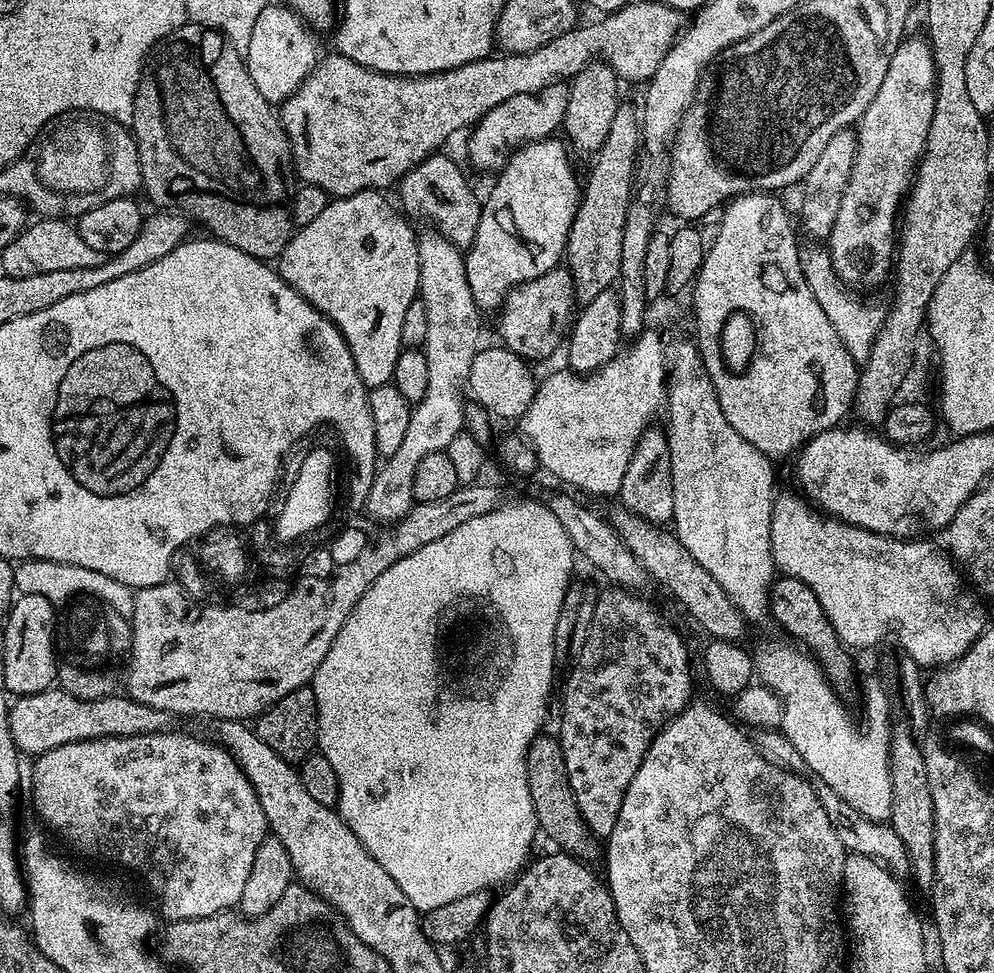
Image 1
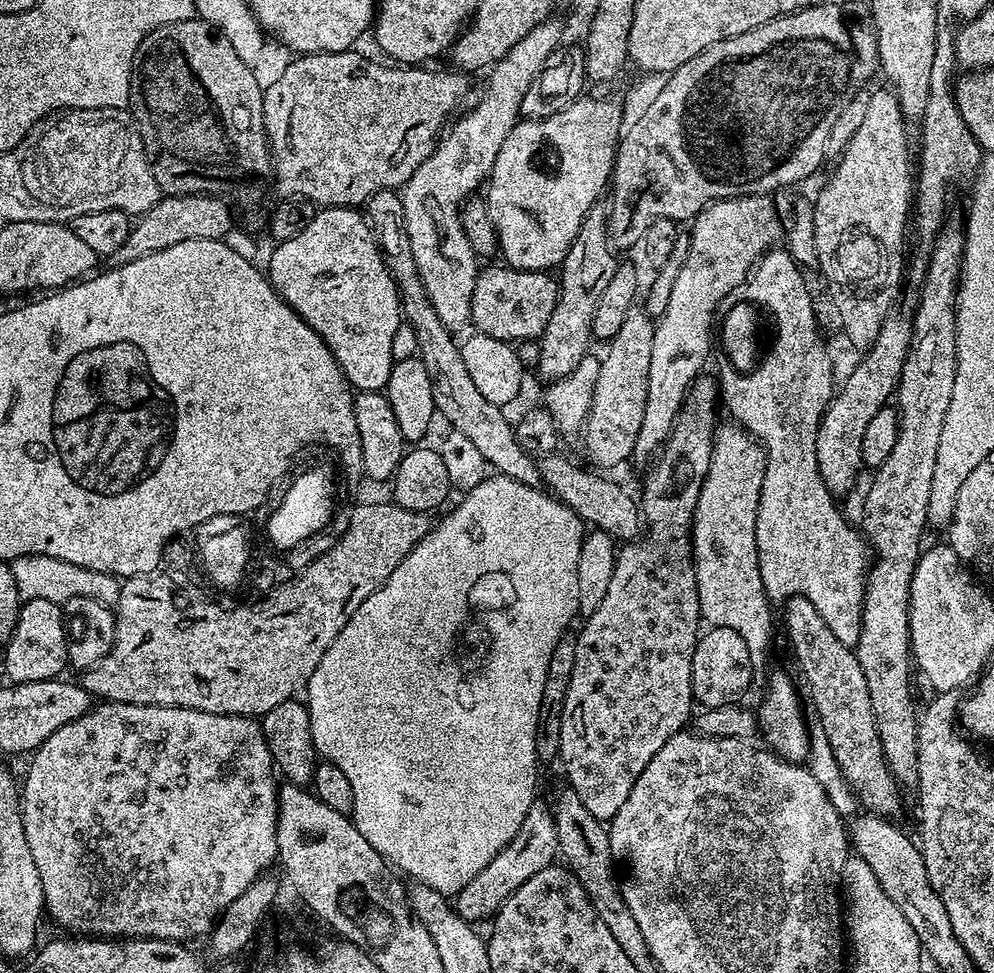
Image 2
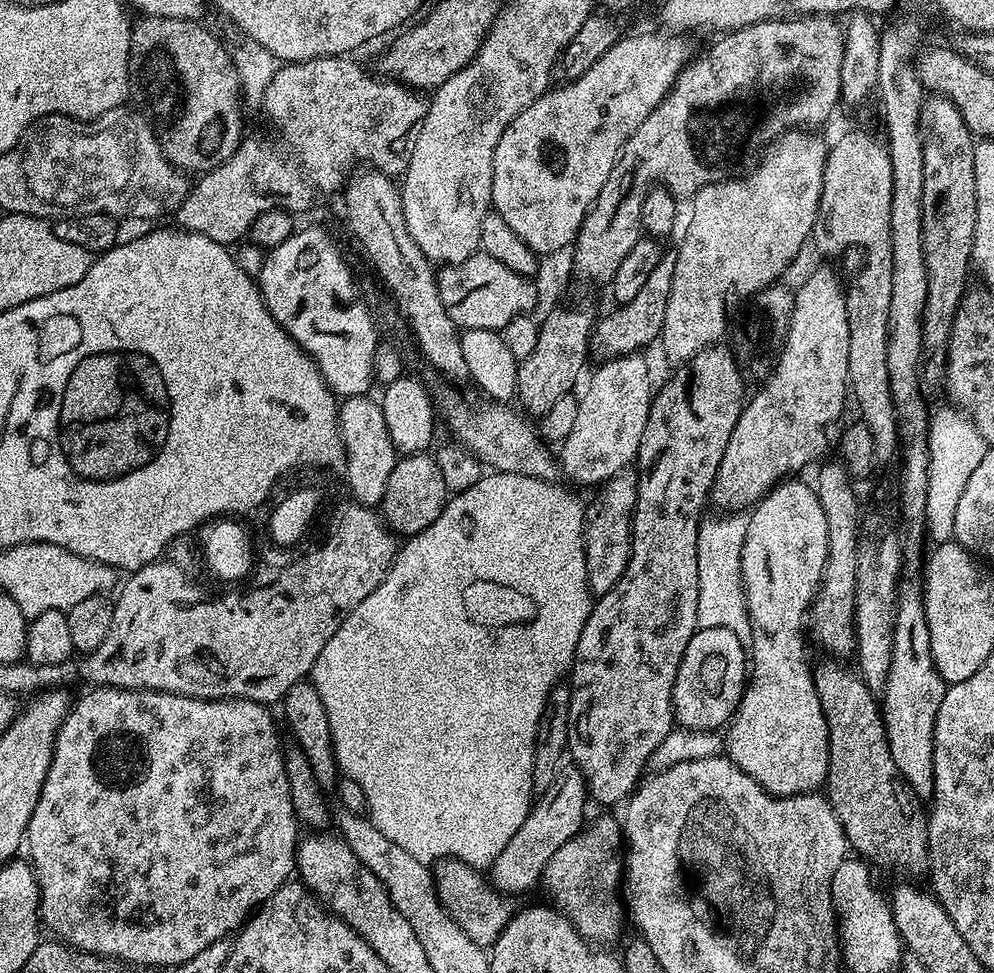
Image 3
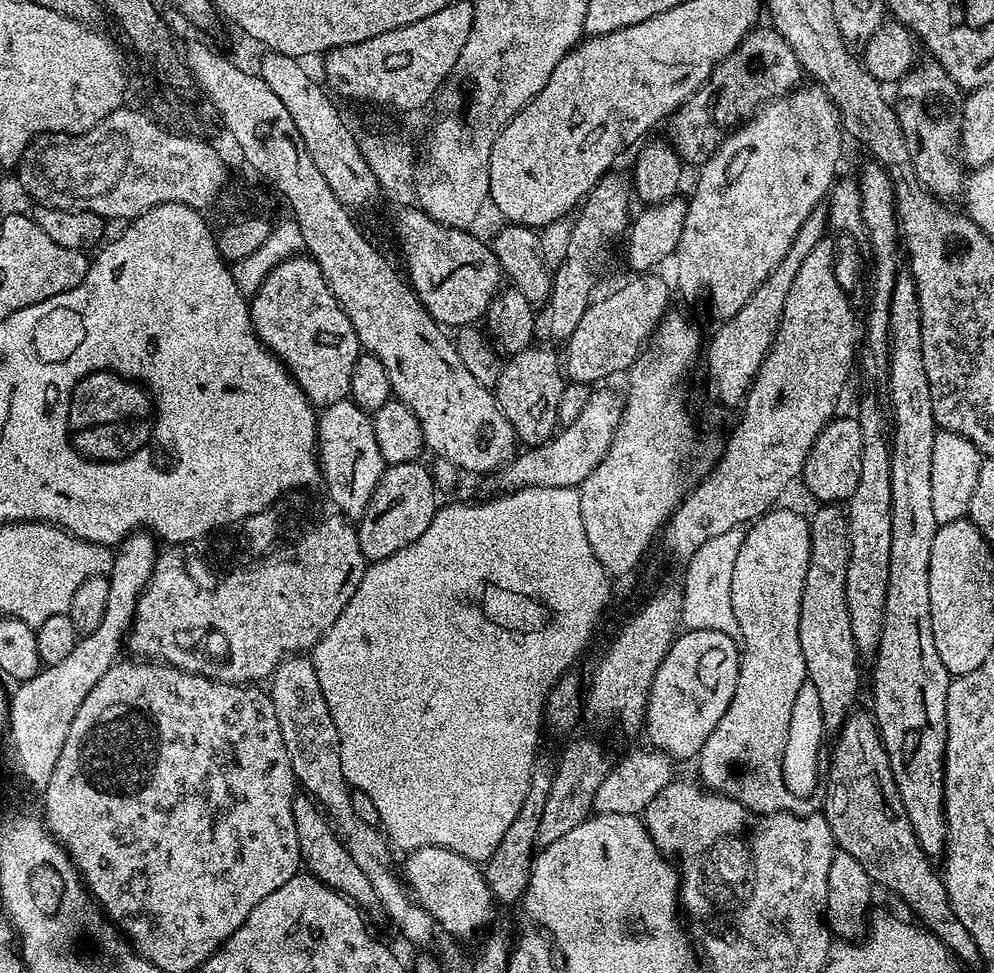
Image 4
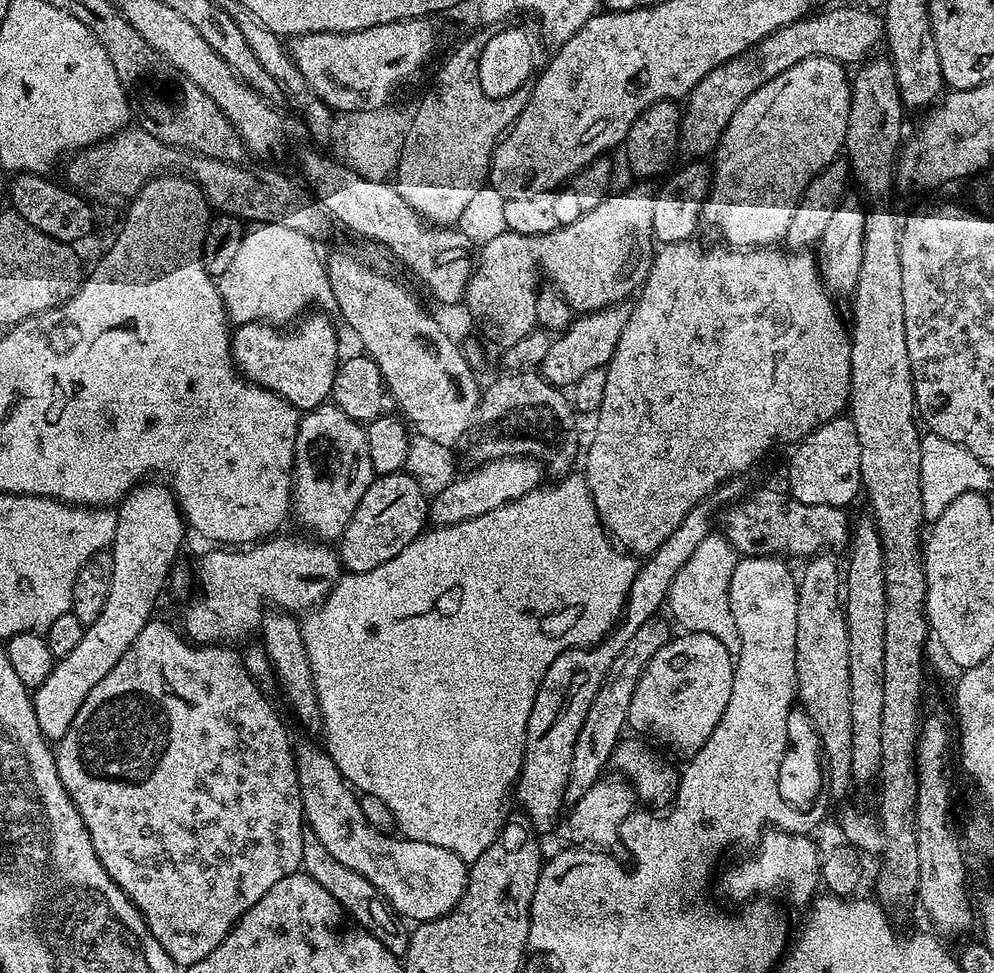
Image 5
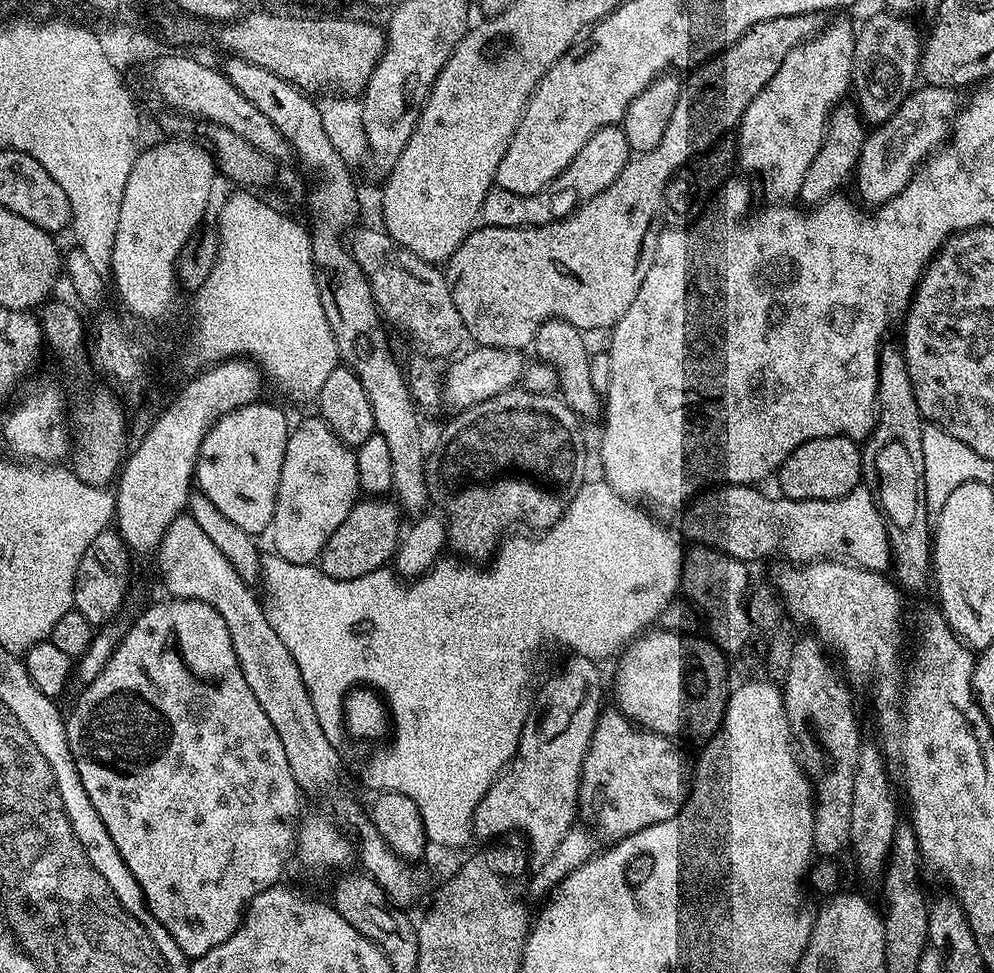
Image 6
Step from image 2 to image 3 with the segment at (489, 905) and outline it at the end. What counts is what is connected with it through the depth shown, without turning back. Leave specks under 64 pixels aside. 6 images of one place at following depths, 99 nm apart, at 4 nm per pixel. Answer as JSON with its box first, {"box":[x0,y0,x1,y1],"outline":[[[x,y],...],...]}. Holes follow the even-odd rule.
{"box":[490,762,589,894],"outline":[[[571,762],[561,763],[554,774],[554,782],[539,793],[538,799],[529,808],[522,826],[506,842],[502,854],[490,865],[490,883],[497,892],[517,894],[526,892],[541,881],[550,858],[567,840],[572,840],[585,827],[584,803],[589,803],[588,788],[584,785],[582,774]]]}

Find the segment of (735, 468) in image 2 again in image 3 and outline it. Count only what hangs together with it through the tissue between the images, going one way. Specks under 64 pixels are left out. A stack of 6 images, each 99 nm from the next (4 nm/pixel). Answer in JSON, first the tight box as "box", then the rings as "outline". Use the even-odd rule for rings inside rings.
{"box":[698,514,751,641],"outline":[[[720,514],[717,520],[705,519],[698,534],[698,614],[700,628],[734,630],[738,638],[751,641],[750,618],[744,601],[742,546],[746,542],[747,515]]]}

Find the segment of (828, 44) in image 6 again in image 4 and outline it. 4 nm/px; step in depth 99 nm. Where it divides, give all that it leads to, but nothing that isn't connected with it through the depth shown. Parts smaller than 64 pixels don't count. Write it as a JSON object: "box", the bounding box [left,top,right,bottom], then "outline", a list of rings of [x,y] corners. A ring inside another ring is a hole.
{"box":[674,82,842,318],"outline":[[[815,82],[806,84],[789,92],[787,96],[777,96],[775,100],[771,100],[755,116],[743,121],[737,127],[740,128],[737,132],[729,131],[715,154],[699,165],[700,177],[696,180],[696,189],[693,190],[692,196],[687,197],[686,226],[682,226],[682,238],[678,238],[674,257],[676,284],[684,296],[708,295],[708,300],[712,303],[712,312],[714,315],[720,316],[719,318],[738,314],[738,310],[742,310],[742,306],[746,306],[746,302],[754,294],[754,290],[758,290],[758,286],[762,286],[762,282],[766,282],[766,278],[772,273],[774,266],[778,266],[778,262],[782,262],[782,258],[786,258],[786,250],[790,250],[790,242],[794,242],[794,234],[798,234],[798,226],[802,226],[802,222],[806,222],[808,215],[821,205],[828,193],[832,191],[833,183],[837,179],[836,163],[840,160],[840,136],[842,137],[840,115],[824,88]]]}

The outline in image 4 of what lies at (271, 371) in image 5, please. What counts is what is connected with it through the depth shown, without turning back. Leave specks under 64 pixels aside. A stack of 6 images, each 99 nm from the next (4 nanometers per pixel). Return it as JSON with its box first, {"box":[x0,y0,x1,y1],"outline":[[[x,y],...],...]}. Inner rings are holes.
{"box":[250,254,362,410],"outline":[[[297,254],[274,266],[274,270],[270,270],[262,286],[251,297],[250,307],[256,337],[283,362],[313,406],[323,410],[334,406],[334,402],[349,399],[350,374],[354,374],[354,362],[358,362],[362,355],[360,339],[354,326],[350,326],[350,318],[346,318],[342,306],[334,298],[316,260],[307,254]]]}

